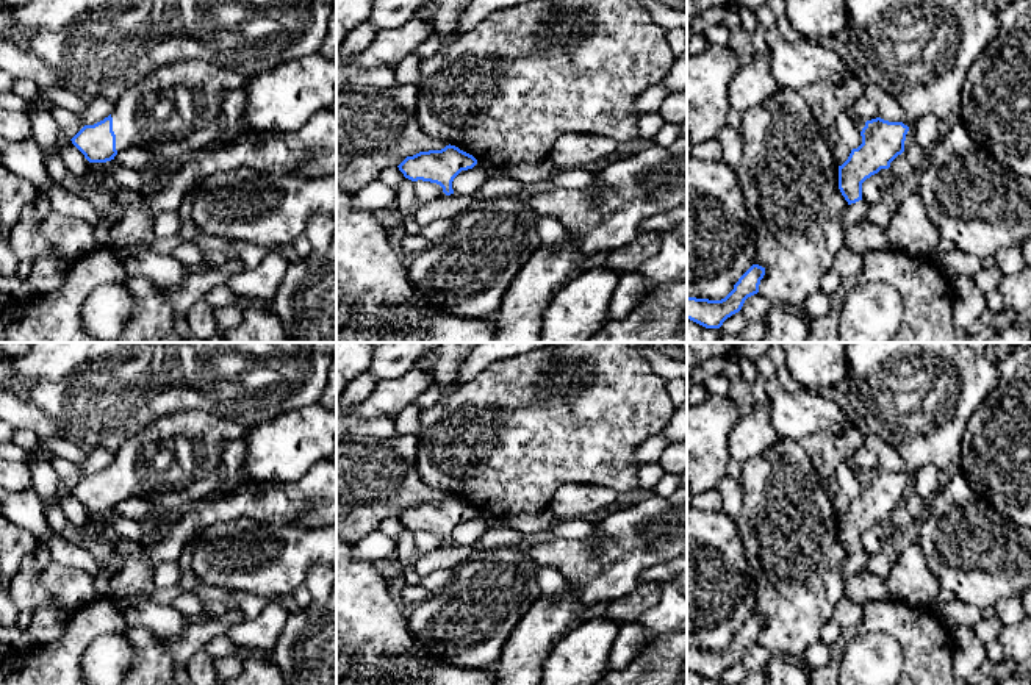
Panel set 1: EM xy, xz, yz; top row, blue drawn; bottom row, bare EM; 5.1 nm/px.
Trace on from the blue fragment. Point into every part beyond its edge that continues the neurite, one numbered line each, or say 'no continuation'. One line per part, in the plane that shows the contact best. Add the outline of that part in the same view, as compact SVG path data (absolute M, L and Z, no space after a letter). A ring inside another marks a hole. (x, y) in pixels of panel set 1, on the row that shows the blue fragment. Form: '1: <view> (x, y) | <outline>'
1: xy (166, 105) | M197 59L158 69L114 102L116 150L149 139L180 139L192 128L221 119L224 95L244 83L236 70Z

